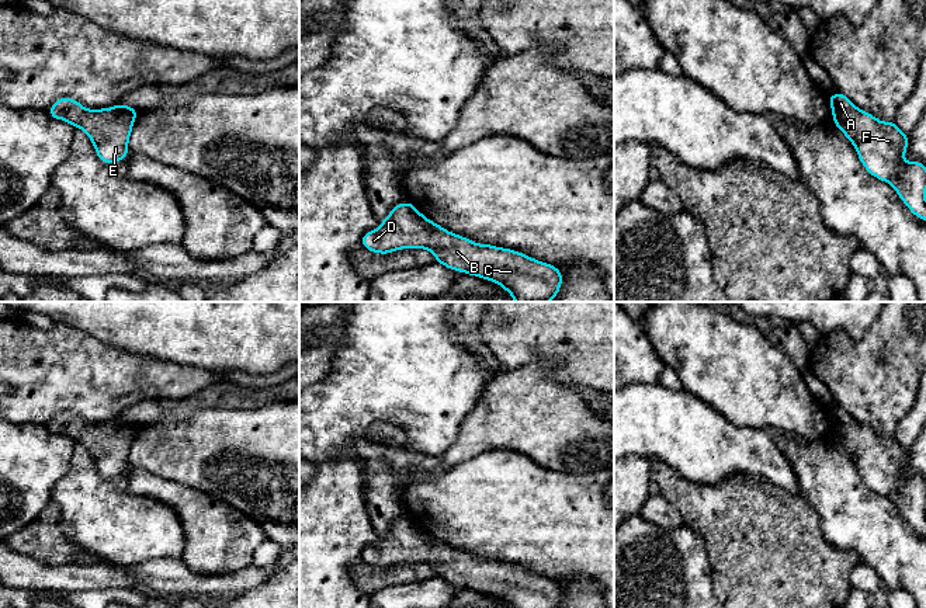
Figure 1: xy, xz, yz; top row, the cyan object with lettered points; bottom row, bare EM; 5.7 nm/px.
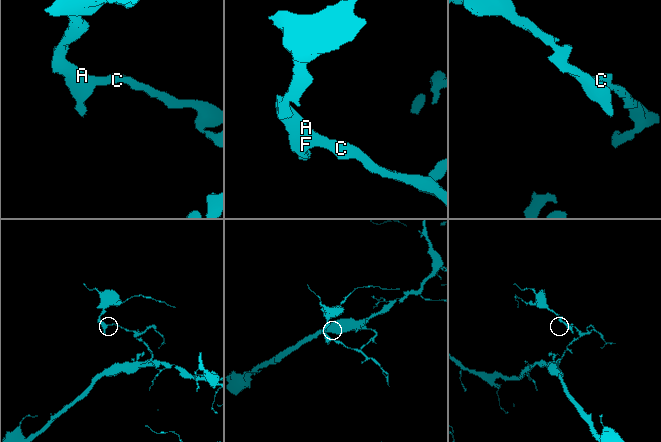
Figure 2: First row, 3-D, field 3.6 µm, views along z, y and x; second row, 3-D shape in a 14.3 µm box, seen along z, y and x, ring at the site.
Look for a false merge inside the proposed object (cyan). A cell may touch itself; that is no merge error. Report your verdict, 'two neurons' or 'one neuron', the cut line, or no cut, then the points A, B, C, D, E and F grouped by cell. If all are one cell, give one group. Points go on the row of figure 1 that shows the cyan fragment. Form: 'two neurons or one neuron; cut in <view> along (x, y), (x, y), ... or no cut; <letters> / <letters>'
one neuron; no cut; A B C D E F

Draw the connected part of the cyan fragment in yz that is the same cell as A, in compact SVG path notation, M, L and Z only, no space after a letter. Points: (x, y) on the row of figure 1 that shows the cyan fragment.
M842 93L829 94L835 125L854 145L866 170L889 183L912 213L926 222L926 167L906 163L908 135L895 122L881 122L860 111Z

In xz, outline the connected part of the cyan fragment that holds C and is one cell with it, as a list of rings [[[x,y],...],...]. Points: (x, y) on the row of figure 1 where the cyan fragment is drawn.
[[[412,202],[392,208],[378,230],[367,232],[361,244],[372,253],[427,249],[447,268],[489,279],[504,288],[516,302],[552,300],[562,285],[562,272],[510,249],[476,244],[423,216]]]

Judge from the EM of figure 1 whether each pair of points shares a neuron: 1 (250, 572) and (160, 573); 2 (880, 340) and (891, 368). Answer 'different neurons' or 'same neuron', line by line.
1: same neuron
2: same neuron

